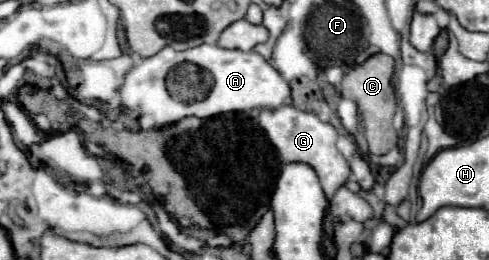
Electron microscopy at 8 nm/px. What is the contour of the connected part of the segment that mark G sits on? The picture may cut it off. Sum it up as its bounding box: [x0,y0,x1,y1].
[259,106,351,200]

